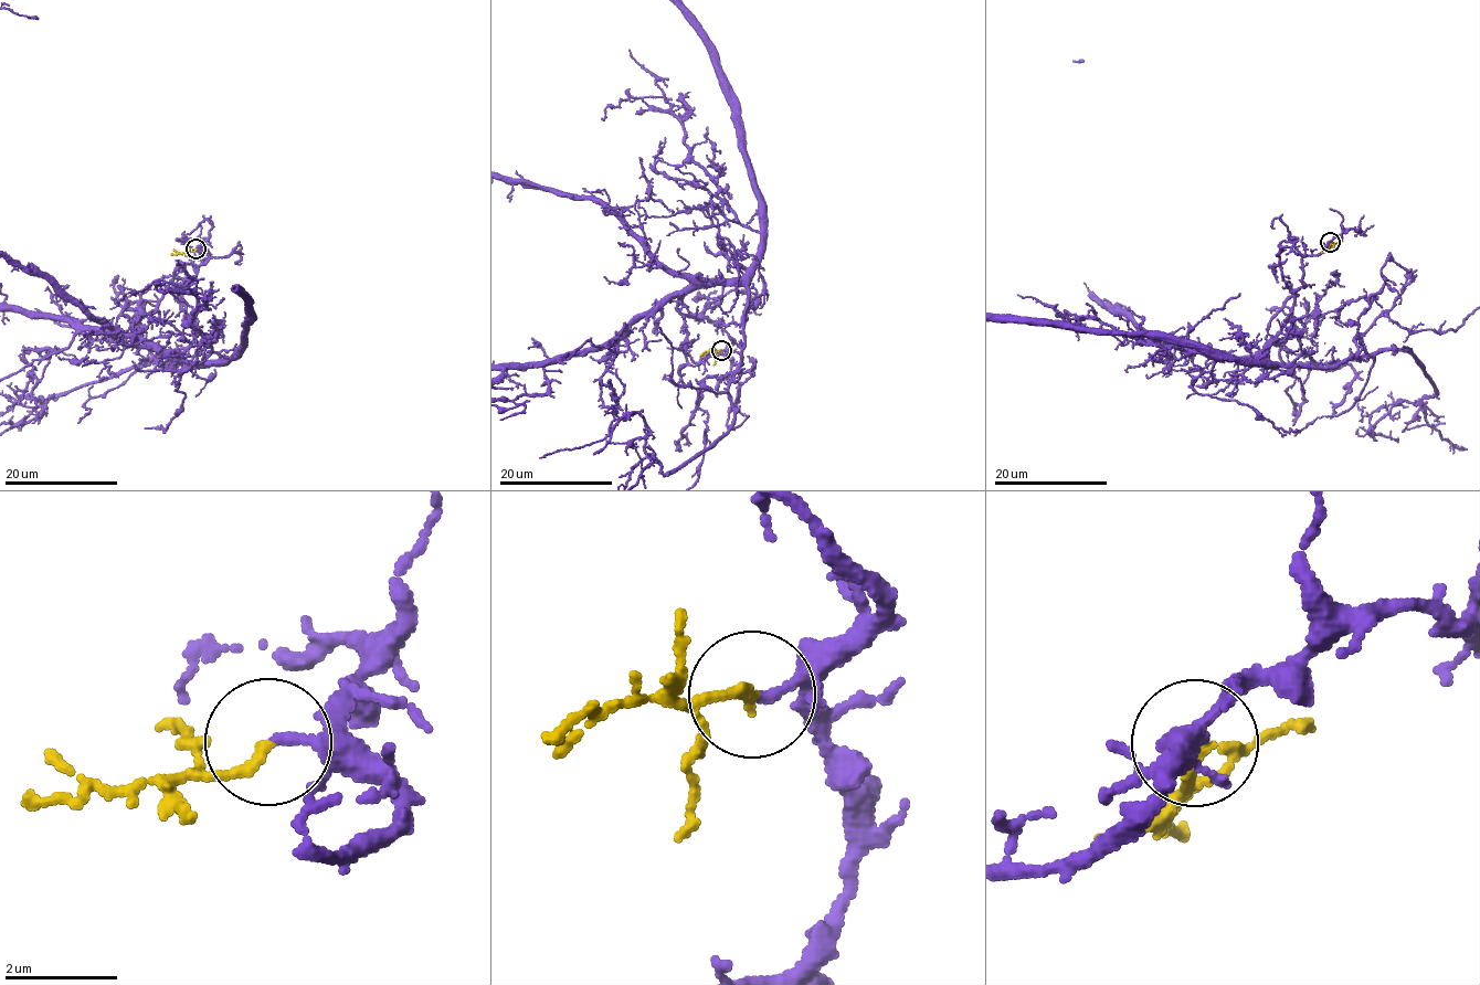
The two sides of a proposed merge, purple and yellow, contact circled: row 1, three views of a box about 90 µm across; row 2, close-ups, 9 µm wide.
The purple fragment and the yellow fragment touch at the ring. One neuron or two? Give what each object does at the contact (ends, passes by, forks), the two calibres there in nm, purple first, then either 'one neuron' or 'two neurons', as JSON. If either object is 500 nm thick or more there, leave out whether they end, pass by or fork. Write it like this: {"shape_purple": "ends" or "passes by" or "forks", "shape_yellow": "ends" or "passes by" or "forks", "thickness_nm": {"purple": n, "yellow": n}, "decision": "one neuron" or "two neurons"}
{"shape_purple": "ends", "shape_yellow": "ends", "thickness_nm": {"purple": 180, "yellow": 200}, "decision": "one neuron"}

